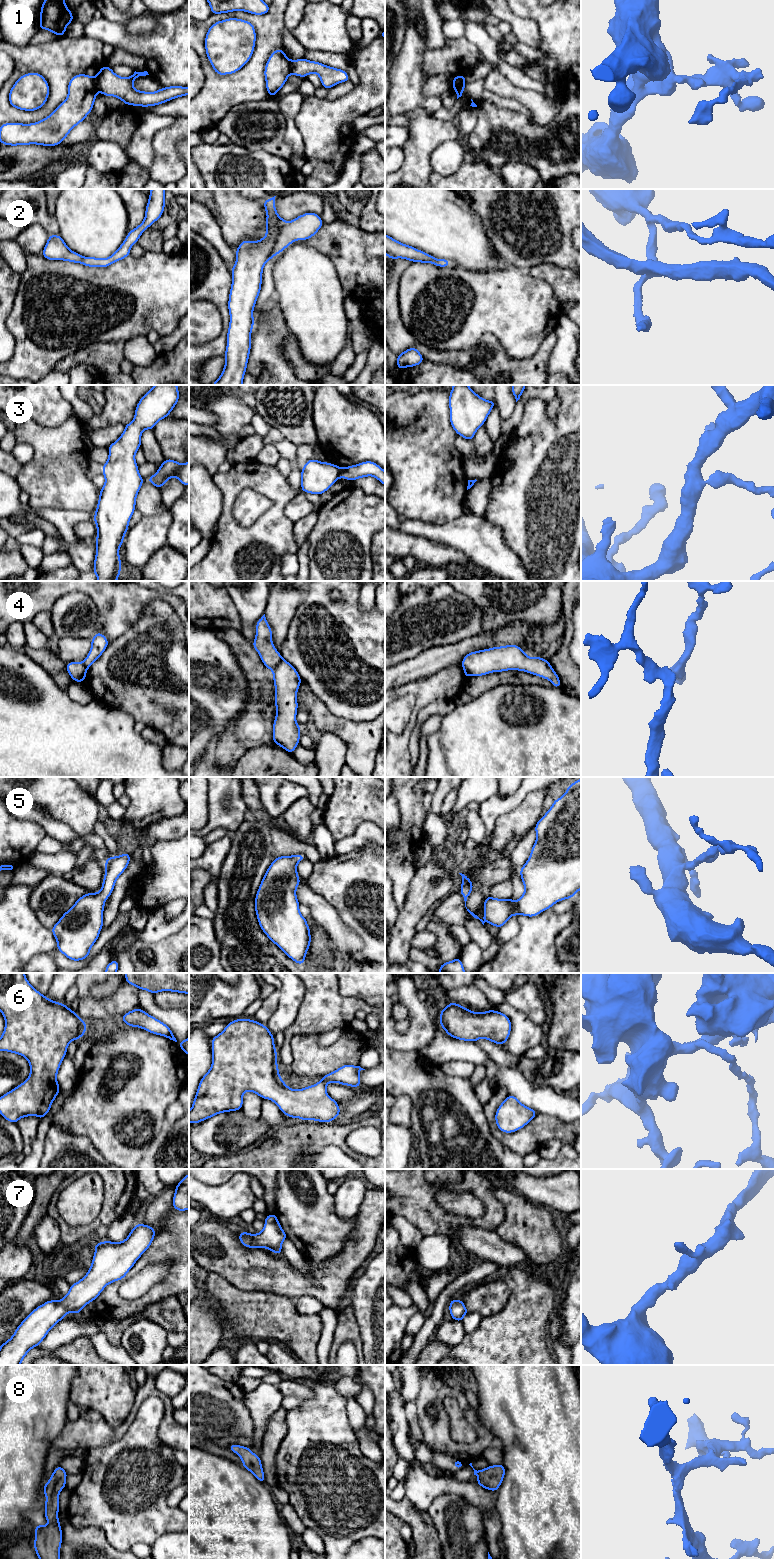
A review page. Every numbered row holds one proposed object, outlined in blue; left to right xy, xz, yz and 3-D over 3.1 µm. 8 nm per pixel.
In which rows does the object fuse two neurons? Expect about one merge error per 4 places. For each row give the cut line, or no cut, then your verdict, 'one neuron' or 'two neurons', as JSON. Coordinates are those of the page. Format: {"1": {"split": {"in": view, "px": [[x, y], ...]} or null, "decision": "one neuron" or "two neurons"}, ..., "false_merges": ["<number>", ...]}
{"1": {"split": {"in": "xy", "px": [[93, 77], [98, 89]]}, "decision": "two neurons"}, "2": {"split": {"in": "xz", "px": [[286, 222], [281, 228], [269, 256]]}, "decision": "two neurons"}, "3": {"split": {"in": "xz", "px": [[342, 469], [339, 476]]}, "decision": "two neurons"}, "4": {"split": {"in": "xz", "px": [[282, 658], [273, 671]]}, "decision": "two neurons"}, "5": {"split": null, "decision": "one neuron"}, "6": {"split": null, "decision": "one neuron"}, "7": {"split": null, "decision": "one neuron"}, "8": {"split": null, "decision": "one neuron"}, "false_merges": ["1", "2", "3", "4"]}

